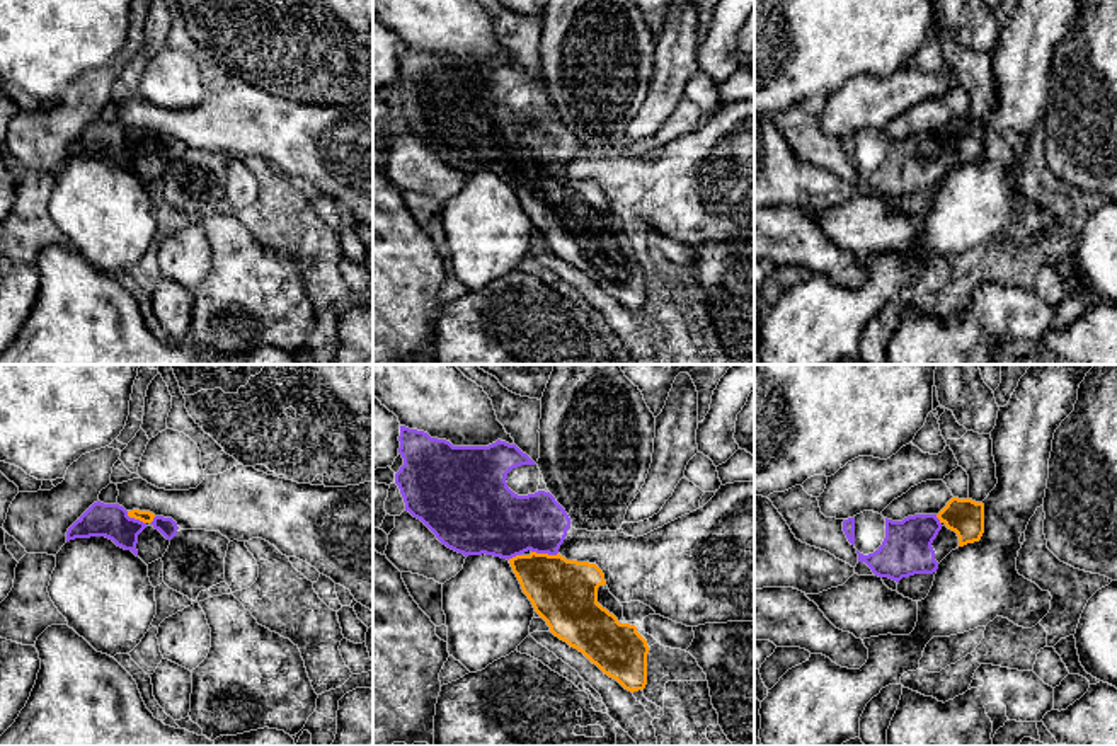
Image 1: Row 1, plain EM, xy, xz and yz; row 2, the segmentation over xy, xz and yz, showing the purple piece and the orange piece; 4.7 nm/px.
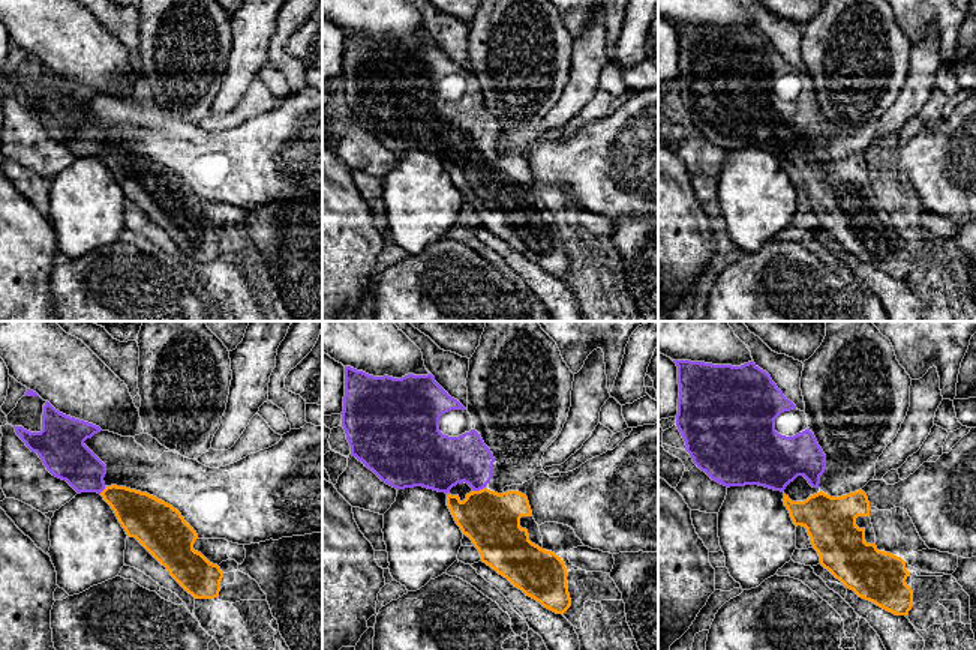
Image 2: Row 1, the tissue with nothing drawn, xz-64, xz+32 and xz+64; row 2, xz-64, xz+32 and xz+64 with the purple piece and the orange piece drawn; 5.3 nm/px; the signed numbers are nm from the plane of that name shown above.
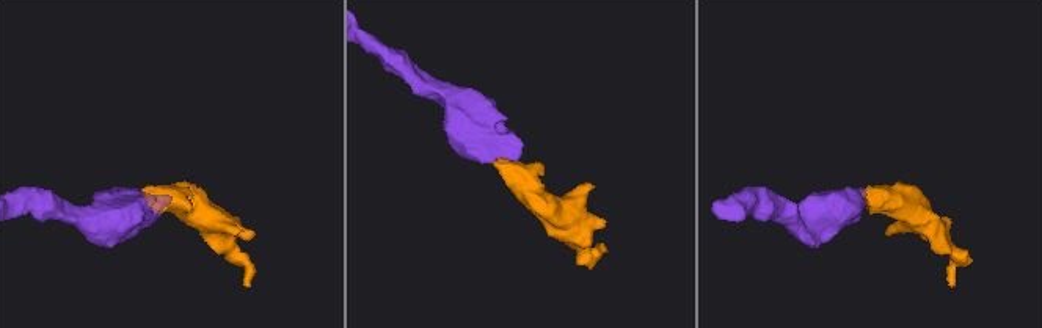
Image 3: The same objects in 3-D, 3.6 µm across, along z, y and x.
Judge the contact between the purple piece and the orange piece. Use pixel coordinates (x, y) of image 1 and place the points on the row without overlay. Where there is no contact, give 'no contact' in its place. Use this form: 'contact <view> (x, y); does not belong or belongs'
contact xz (545, 171); belongs

